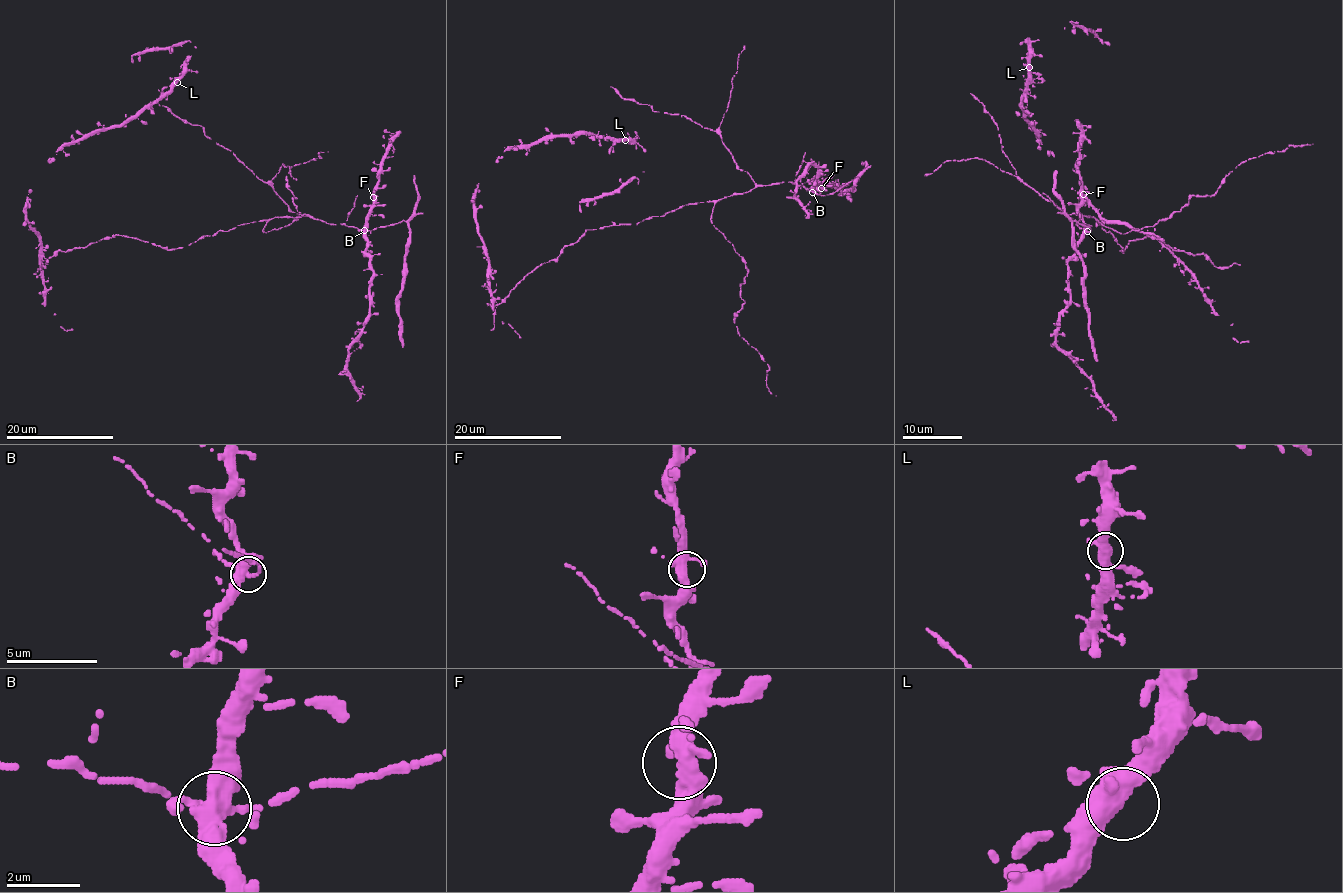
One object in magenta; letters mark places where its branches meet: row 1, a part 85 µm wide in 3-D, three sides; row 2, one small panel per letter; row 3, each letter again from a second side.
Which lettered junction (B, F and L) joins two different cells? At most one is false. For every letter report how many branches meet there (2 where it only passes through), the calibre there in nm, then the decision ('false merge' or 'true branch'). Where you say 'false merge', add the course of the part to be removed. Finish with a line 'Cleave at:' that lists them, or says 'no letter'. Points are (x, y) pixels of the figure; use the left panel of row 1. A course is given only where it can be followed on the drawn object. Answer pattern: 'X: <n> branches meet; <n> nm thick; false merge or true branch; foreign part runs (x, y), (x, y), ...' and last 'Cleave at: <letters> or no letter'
B: 3 branches meet; 400 nm thick; true branch
F: 3 branches meet; 400 nm thick; true branch
L: 3 branches meet; 400 nm thick; true branch
Cleave at: no letter

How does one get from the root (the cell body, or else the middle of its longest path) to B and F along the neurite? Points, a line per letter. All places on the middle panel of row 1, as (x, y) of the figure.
B: (710, 202), (748, 192), (758, 185), (783, 181), (801, 184), (813, 192)
F: (710, 202), (748, 192), (758, 185), (783, 181), (793, 181), (809, 189), (818, 184), (821, 188)

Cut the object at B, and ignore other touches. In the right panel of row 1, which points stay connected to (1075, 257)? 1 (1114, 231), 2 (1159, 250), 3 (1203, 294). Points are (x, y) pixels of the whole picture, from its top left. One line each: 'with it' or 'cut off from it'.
1: cut off from it
2: with it
3: with it

